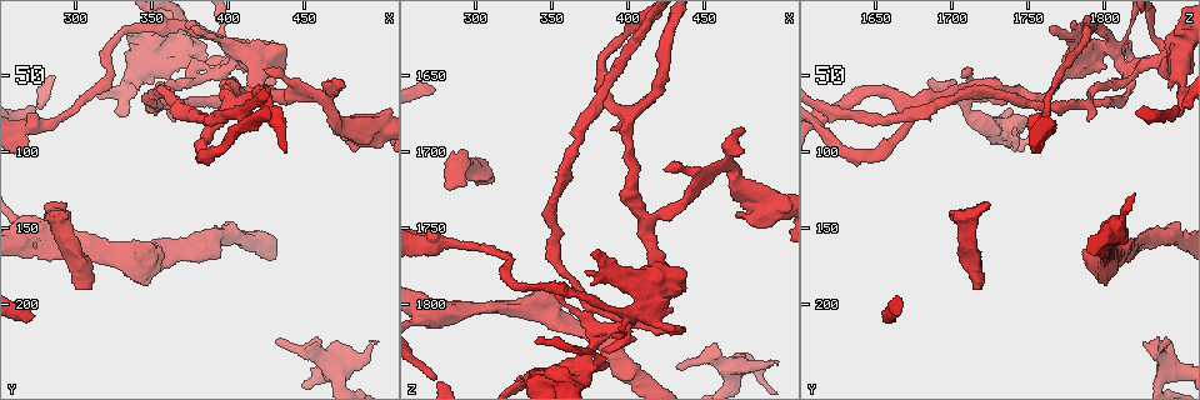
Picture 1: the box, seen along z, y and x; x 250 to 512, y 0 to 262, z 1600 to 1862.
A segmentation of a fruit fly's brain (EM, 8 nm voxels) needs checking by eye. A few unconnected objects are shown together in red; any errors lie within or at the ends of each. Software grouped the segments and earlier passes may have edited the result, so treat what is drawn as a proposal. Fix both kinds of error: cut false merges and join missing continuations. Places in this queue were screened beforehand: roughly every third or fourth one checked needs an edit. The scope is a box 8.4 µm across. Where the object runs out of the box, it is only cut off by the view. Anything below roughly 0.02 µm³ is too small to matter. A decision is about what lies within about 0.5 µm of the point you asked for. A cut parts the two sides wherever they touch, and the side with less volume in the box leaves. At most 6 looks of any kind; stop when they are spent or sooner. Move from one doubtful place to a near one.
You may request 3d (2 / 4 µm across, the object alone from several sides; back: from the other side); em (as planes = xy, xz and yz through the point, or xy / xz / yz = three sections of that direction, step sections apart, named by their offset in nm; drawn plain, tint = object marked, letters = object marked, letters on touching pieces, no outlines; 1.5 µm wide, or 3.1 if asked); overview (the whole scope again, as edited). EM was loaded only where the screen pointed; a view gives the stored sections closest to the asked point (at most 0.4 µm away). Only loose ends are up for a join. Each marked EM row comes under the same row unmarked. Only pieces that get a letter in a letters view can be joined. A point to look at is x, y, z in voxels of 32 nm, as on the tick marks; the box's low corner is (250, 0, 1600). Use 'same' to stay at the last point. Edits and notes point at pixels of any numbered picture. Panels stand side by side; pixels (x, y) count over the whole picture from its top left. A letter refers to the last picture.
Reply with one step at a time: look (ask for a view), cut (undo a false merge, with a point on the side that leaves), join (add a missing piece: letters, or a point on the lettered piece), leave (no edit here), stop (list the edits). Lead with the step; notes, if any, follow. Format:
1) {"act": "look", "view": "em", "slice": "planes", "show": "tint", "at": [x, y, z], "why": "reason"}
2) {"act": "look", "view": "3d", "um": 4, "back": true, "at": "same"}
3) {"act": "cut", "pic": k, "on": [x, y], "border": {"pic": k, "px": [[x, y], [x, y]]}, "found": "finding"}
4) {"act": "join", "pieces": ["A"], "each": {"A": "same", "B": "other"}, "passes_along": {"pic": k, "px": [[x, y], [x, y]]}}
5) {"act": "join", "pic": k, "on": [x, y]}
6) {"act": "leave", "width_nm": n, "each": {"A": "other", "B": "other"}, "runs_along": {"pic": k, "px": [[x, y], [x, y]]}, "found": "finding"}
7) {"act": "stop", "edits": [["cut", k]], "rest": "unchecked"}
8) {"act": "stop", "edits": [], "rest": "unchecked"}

{"act": "look", "view": "em", "slice": "xz", "step": 4, "show": "tint", "at": [278, 82, 1760], "why": "calibre changes"}

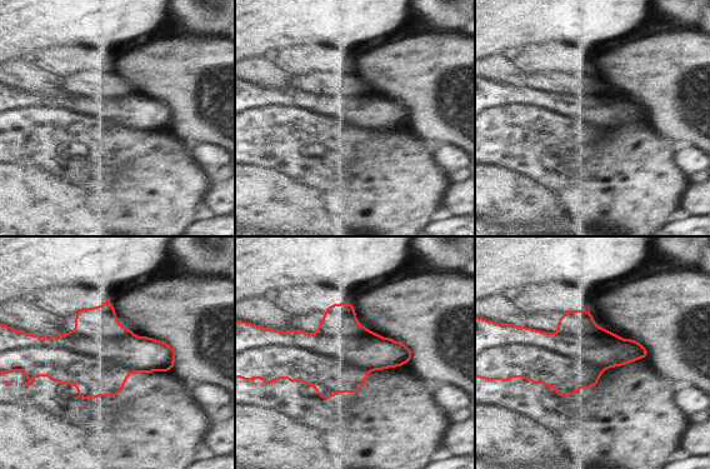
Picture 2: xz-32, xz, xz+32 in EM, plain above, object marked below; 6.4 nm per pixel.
{"act": "look", "view": "em", "slice": "planes", "show": "letters", "at": "same"}

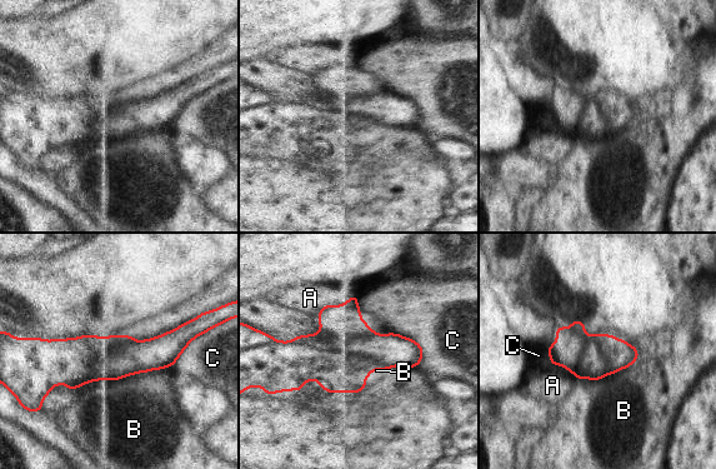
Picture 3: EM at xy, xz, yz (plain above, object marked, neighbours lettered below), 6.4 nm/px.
{"act": "cut", "pic": 3, "on": [336, 370], "each": {"A": "other", "B": "other", "C": "other"}, "border": {"pic": 3, "px": [[291, 340], [349, 348], [374, 369]]}, "found": "two cells meet here"}

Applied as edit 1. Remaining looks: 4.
{"act": "look", "view": "overview", "why": "redraw"}

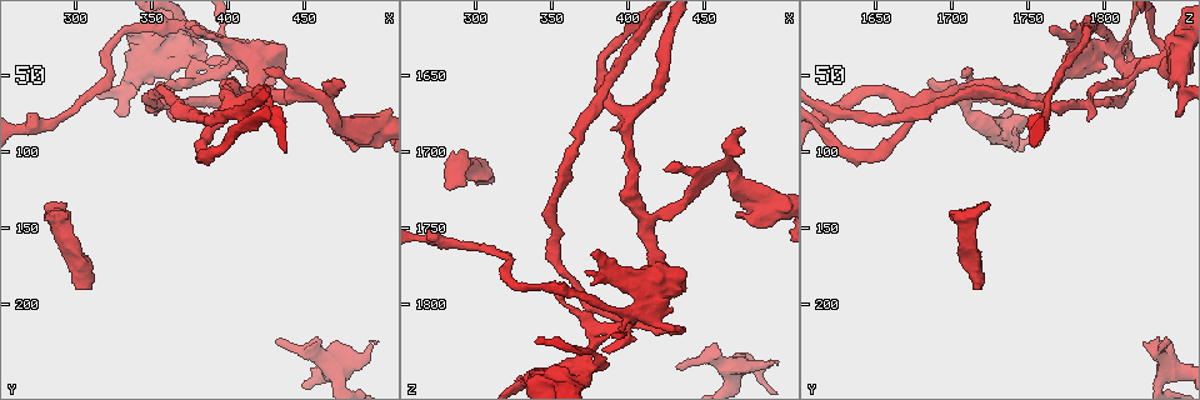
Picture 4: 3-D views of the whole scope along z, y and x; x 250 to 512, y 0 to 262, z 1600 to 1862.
{"act": "look", "view": "3d", "um": 2, "at": [308, 190, 1720], "why": "free end"}

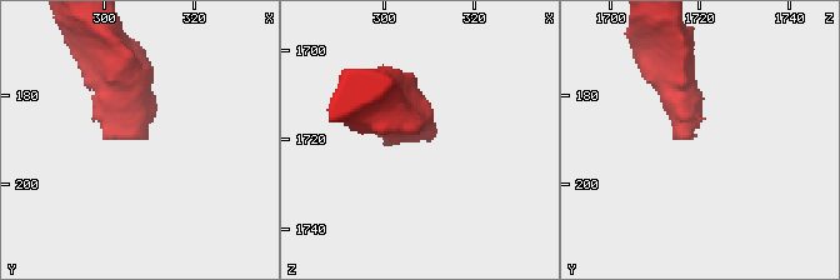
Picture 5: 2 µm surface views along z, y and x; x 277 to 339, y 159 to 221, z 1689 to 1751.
{"act": "look", "view": "em", "slice": "planes", "show": "letters", "at": [309, 189, 1718], "why": "now the EM"}

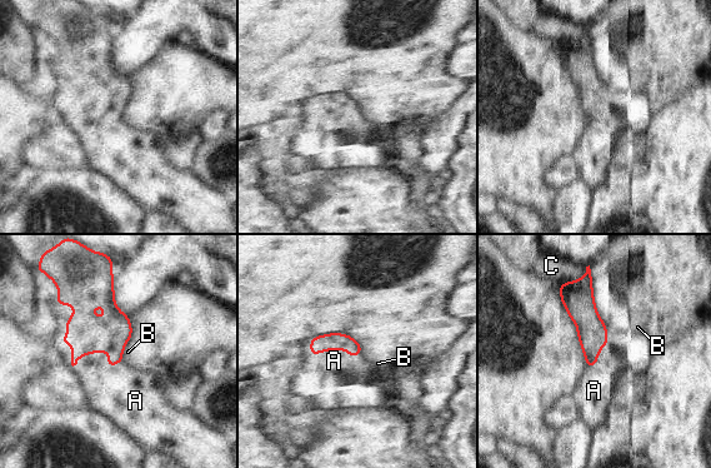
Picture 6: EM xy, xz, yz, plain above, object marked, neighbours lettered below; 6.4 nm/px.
{"act": "join", "pieces": ["A"], "longest_contact_nm": ["A", 340], "each": {"A": "same", "B": "other", "C": "other"}, "found": "the cell continues"}

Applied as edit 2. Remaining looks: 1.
{"act": "look", "view": "em", "slice": "planes", "show": "letters", "at": [430, 224, 1840], "why": "an open end"}

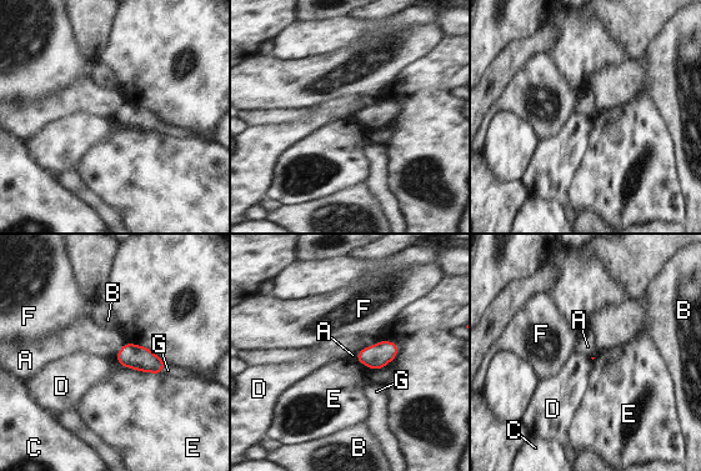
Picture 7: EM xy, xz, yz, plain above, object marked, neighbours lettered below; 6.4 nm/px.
{"act": "leave", "each": {"A": "other", "B": "other", "C": "other", "D": "other", "E": "other", "F": "other", "G": "other"}, "border": {"pic": 7, "px": [[379, 340], [360, 351]]}, "found": "no lettered piece goes on from it"}

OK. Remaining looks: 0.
{"act": "stop", "edits": [["cut", 3], ["join", 6]], "rest": "unchecked"}

